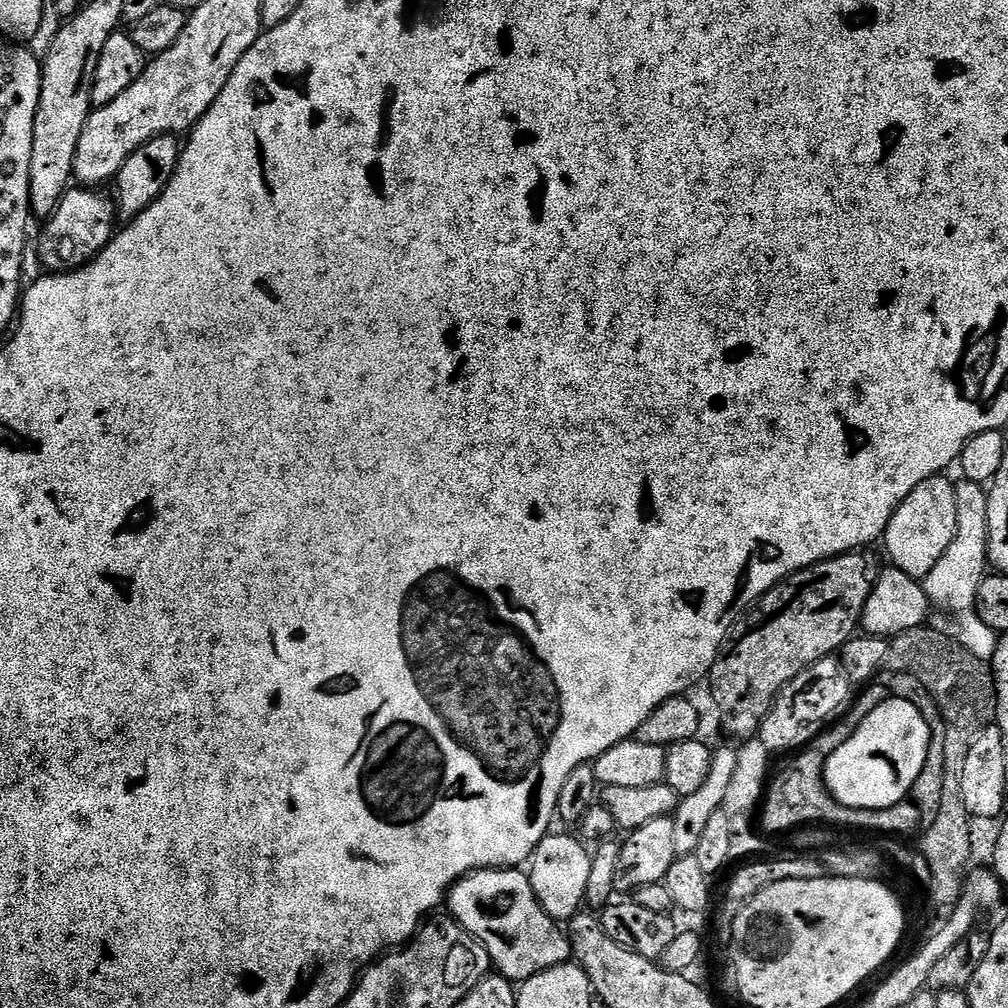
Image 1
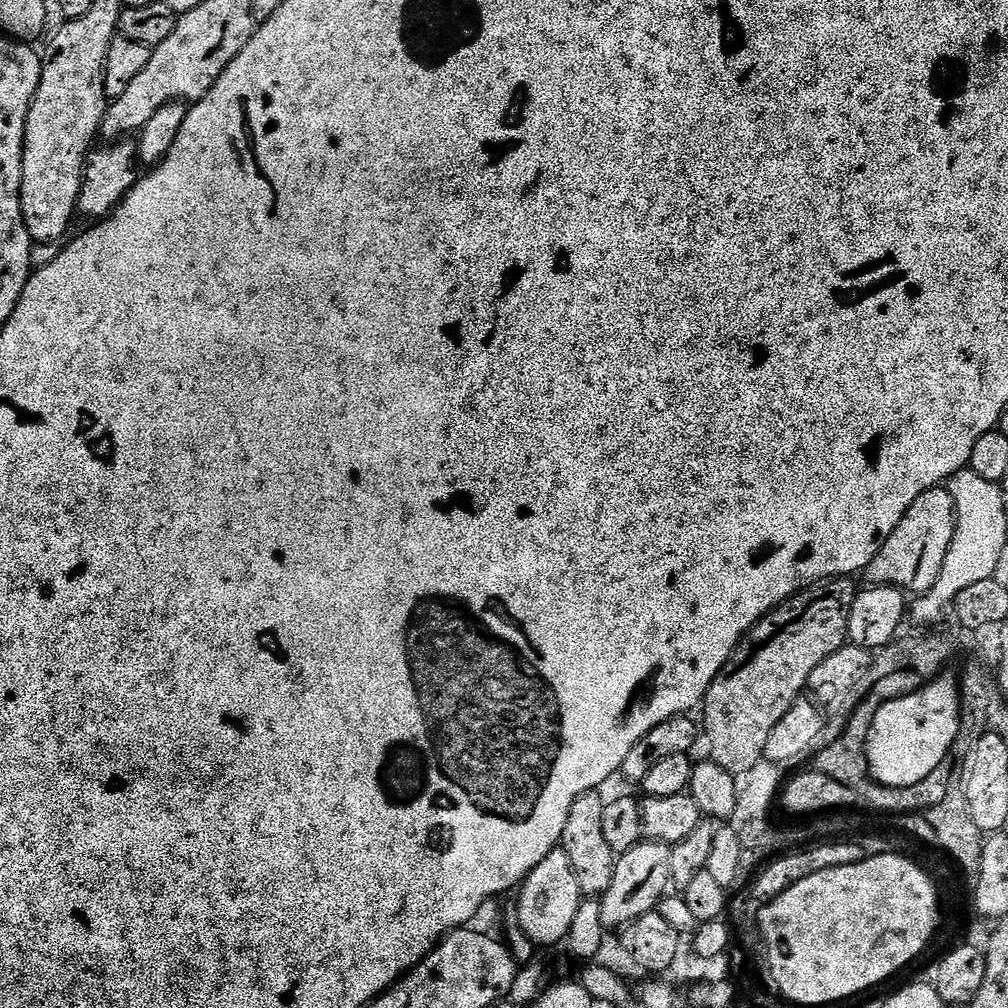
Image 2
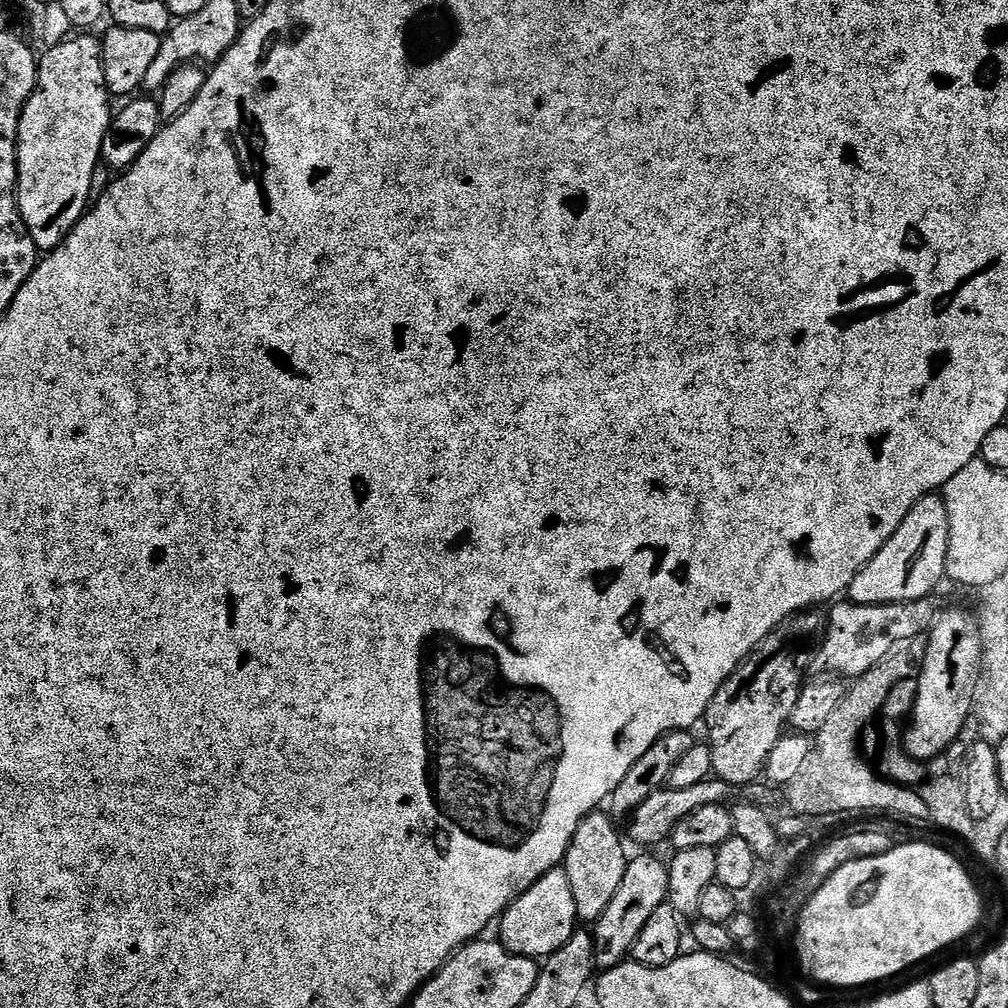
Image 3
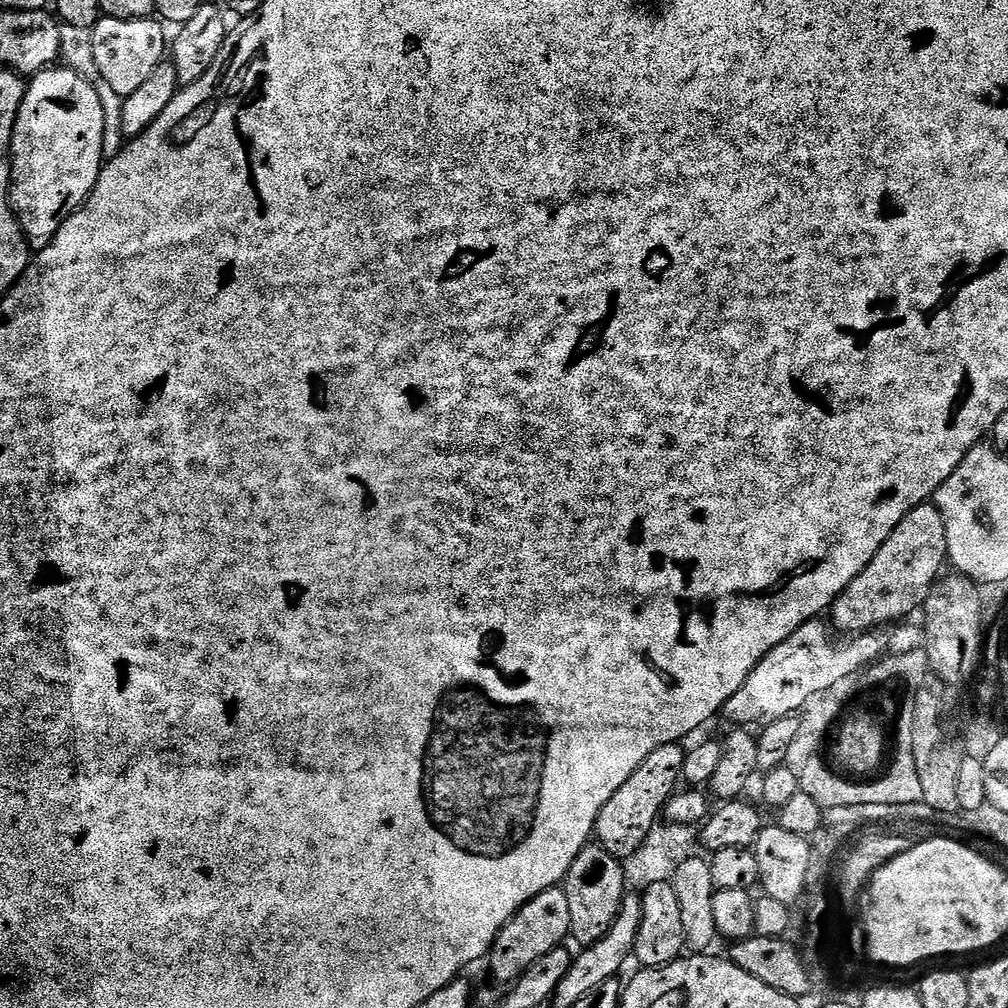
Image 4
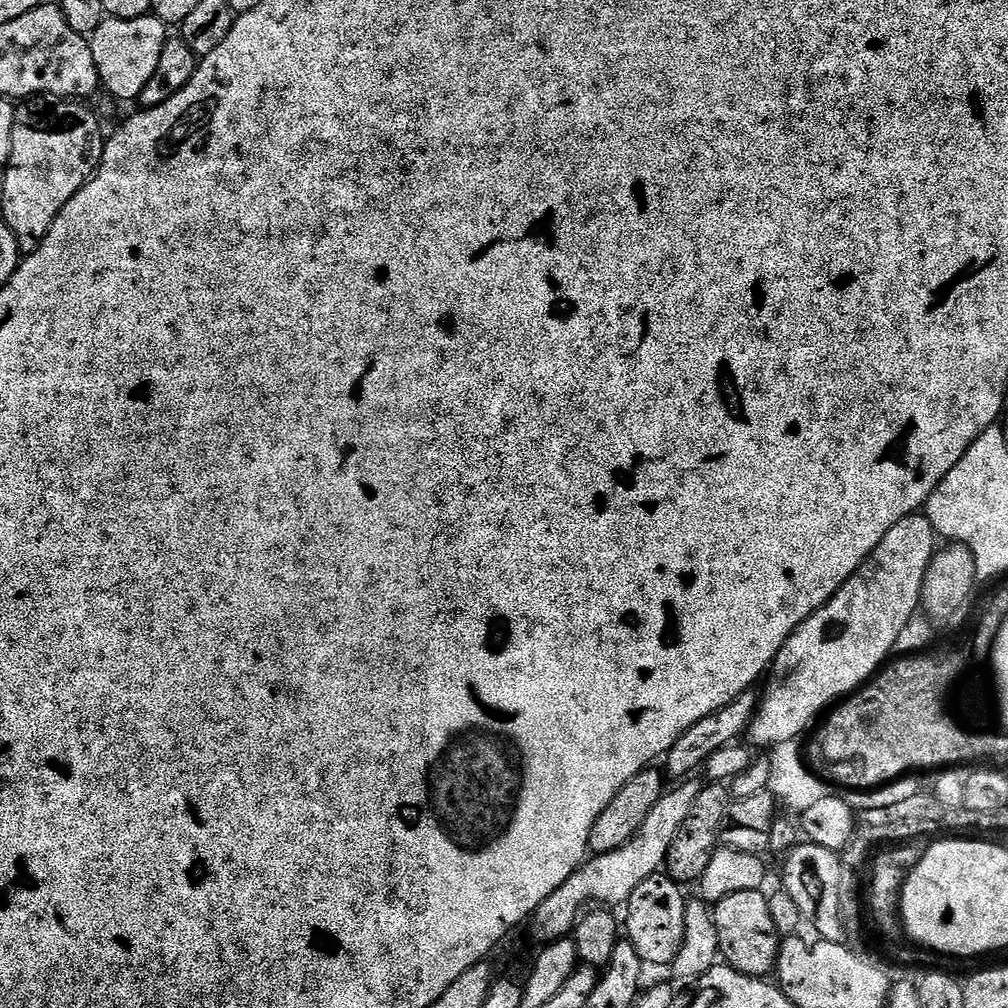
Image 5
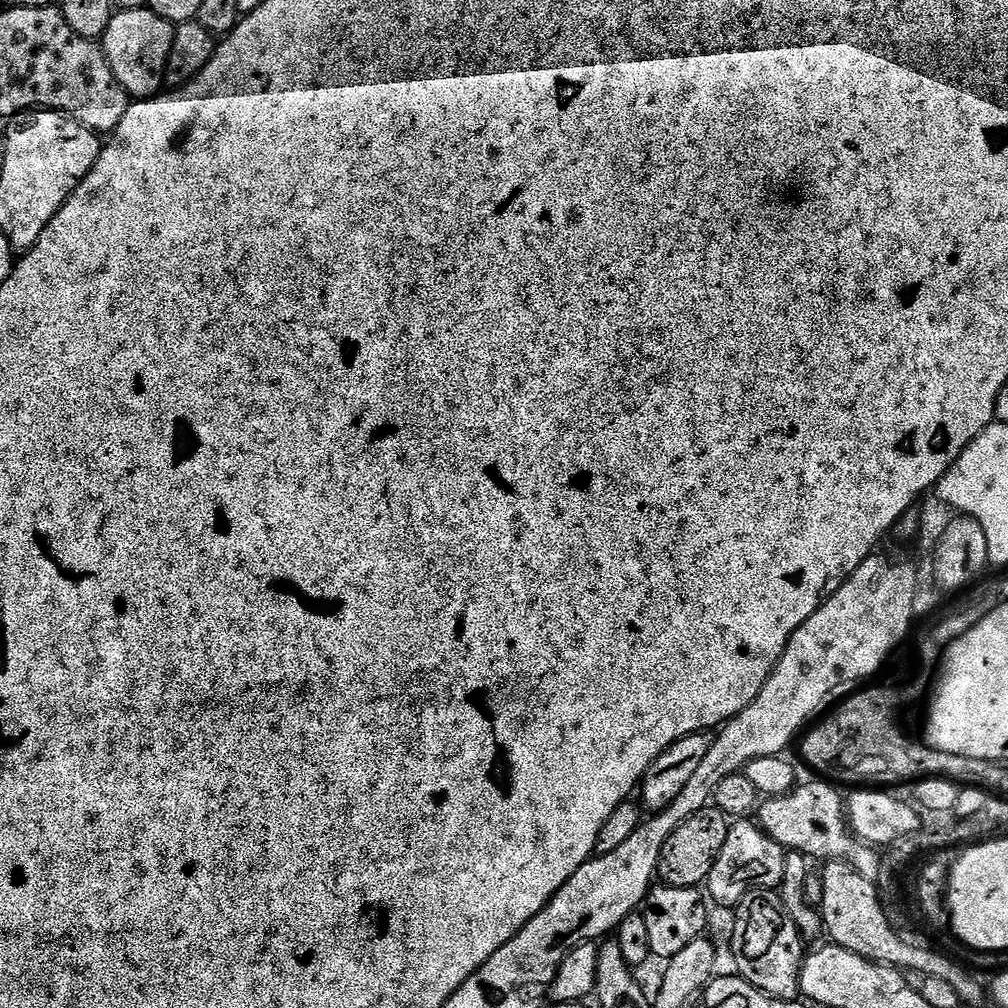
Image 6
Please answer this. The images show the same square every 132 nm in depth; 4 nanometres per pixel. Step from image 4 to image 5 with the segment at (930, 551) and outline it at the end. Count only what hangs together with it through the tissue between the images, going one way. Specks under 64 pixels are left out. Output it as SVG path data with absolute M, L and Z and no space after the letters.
M913 514L902 518L902 522L890 526L886 538L878 542L878 546L868 555L862 567L813 616L796 627L794 634L790 634L772 663L764 700L762 696L756 716L747 730L747 735L752 736L758 747L773 750L780 743L799 741L803 732L812 723L817 723L816 718L820 711L822 714L837 702L851 696L881 671L882 665L893 655L907 622L921 607L920 595L926 570L937 551L938 537L927 515Z

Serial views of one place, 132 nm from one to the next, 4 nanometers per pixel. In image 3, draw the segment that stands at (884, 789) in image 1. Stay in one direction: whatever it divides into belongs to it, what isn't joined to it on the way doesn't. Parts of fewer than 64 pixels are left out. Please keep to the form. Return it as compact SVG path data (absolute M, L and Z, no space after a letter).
M952 608L949 612L944 612L935 617L932 621L932 626L930 631L926 636L928 645L924 651L924 663L920 665L918 669L918 679L920 685L918 686L918 698L916 699L916 705L912 707L910 713L910 721L912 720L912 725L907 725L906 731L903 733L903 742L906 749L907 755L911 756L913 759L919 762L929 762L935 760L941 754L947 753L944 752L956 739L960 736L960 731L964 728L964 723L969 723L971 714L972 714L972 699L974 698L974 690L976 689L976 683L980 677L980 663L982 662L982 638L980 637L980 626L975 615L972 616L968 612L959 612L958 609Z

